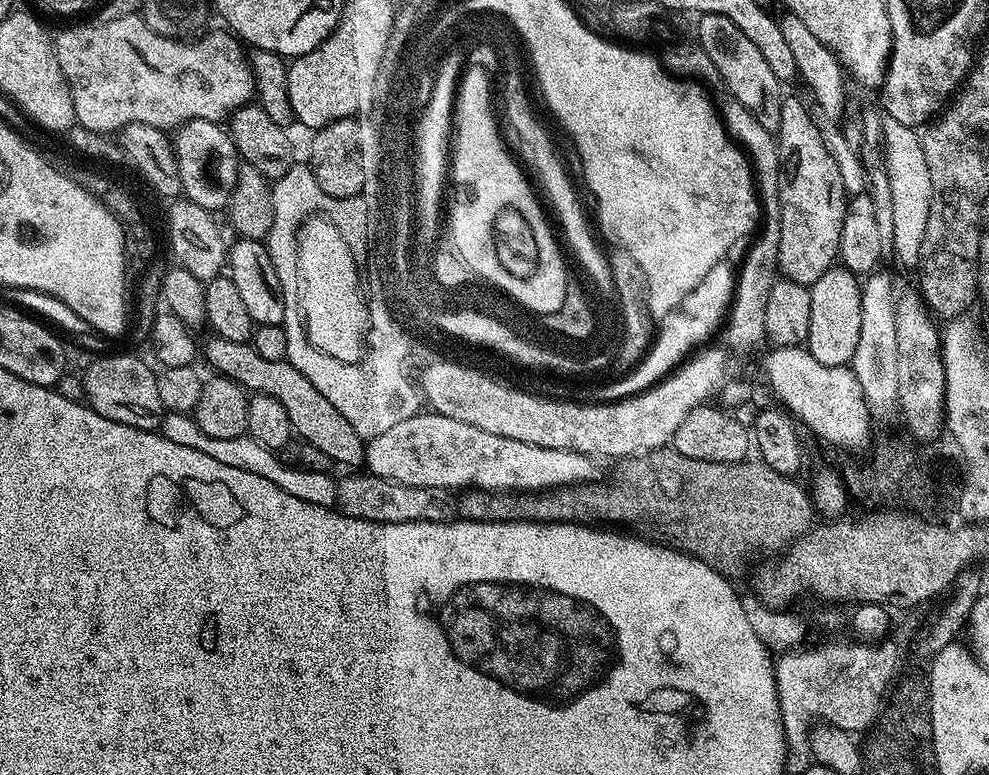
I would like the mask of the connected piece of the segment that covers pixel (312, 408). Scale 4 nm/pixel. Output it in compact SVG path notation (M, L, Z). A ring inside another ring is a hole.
M215 334L209 335L204 344L204 360L213 369L213 373L222 375L228 380L252 394L273 396L286 408L286 418L290 418L293 433L305 444L318 446L325 454L330 454L333 465L345 464L348 470L356 470L364 464L364 437L338 414L338 410L322 392L300 370L289 364L287 359L270 361L259 356L251 343L226 342L226 338Z

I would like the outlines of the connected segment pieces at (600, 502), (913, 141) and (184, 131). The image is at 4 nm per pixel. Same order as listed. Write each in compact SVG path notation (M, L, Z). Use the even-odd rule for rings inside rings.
M671 446L656 448L653 452L645 452L642 458L628 458L623 461L624 464L616 472L612 484L605 482L593 482L591 484L573 484L562 488L553 488L546 492L533 492L531 494L521 494L518 492L482 492L479 490L464 490L458 496L458 512L463 519L477 520L478 522L506 522L507 520L535 520L538 524L587 524L589 526L615 526L620 530L627 530L643 539L651 540L657 544L663 544L667 547L674 548L678 552L685 552L687 556L694 560L700 560L707 567L711 568L713 573L735 578L744 572L748 560L755 558L759 552L777 552L783 553L792 547L801 536L809 535L813 527L812 514L814 515L814 503L812 501L809 489L803 488L799 484L799 479L783 476L778 470L761 462L756 458L740 460L736 464L730 462L706 462L698 458L686 458L686 454L677 452Z
M885 119L882 124L882 163L888 169L890 178L890 192L894 198L894 234L890 241L891 247L896 247L900 260L904 264L912 266L920 263L920 247L922 246L922 234L926 234L926 218L928 207L932 197L930 186L930 170L926 170L926 154L922 154L920 145L921 133L910 126L902 126L902 122L894 122Z
M191 120L175 129L174 155L183 195L209 210L223 209L236 184L238 153L231 135L215 120Z

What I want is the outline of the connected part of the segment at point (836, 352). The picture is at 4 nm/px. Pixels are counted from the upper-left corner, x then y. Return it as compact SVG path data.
M833 266L810 286L810 330L806 347L818 362L826 366L848 366L858 350L858 334L862 334L862 284L856 273L843 266Z

